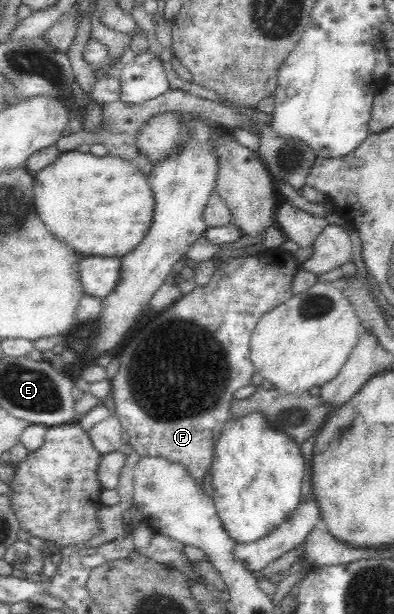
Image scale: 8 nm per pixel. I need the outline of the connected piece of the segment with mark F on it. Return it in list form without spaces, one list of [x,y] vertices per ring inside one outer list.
[[[272,248],[265,252],[262,250],[261,254],[251,252],[249,256],[244,256],[243,258],[228,258],[227,264],[216,269],[211,275],[208,285],[204,287],[197,286],[192,292],[182,295],[172,307],[160,314],[156,319],[152,319],[144,329],[140,329],[134,335],[134,339],[122,351],[118,373],[110,381],[110,395],[116,405],[115,415],[122,424],[123,430],[129,434],[129,443],[134,446],[138,455],[142,458],[147,456],[162,456],[168,458],[168,460],[178,461],[180,464],[186,466],[188,472],[192,474],[192,477],[196,478],[202,484],[202,478],[208,469],[210,469],[211,463],[213,462],[216,441],[222,437],[222,431],[230,422],[229,405],[234,400],[232,394],[238,391],[240,387],[246,387],[250,383],[250,377],[254,375],[255,367],[251,360],[250,349],[252,332],[256,329],[258,321],[260,321],[261,317],[264,317],[264,314],[268,314],[276,309],[276,307],[283,305],[293,295],[290,282],[299,271],[299,267],[300,263],[296,261],[292,253],[278,252],[278,248]]]

